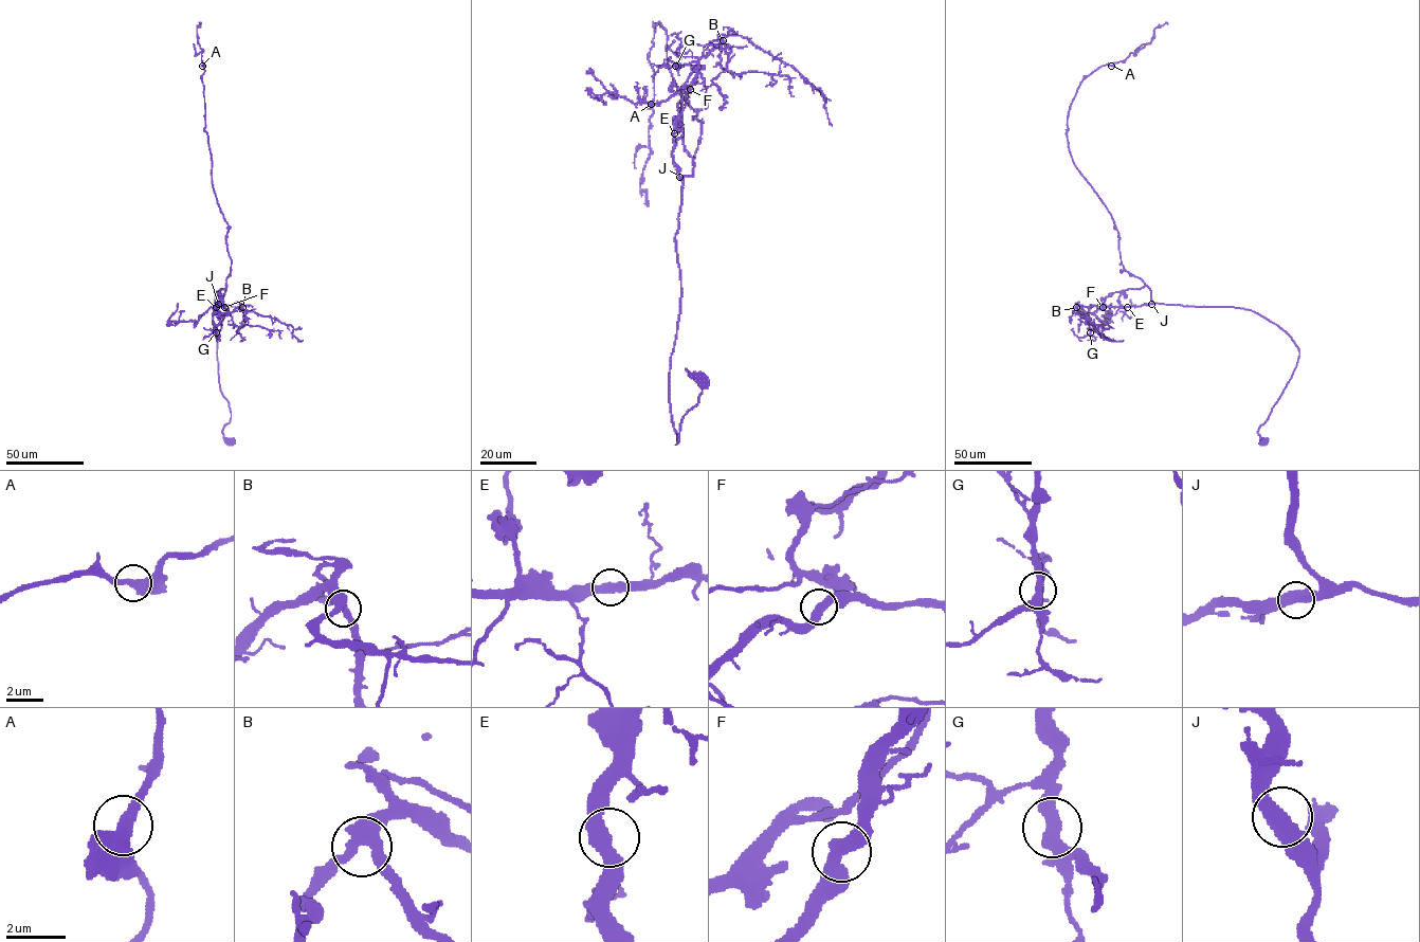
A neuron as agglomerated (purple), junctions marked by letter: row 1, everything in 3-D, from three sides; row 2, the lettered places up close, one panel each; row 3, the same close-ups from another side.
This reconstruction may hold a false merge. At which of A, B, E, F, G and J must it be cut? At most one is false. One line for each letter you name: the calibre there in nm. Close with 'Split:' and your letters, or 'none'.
Split: none

